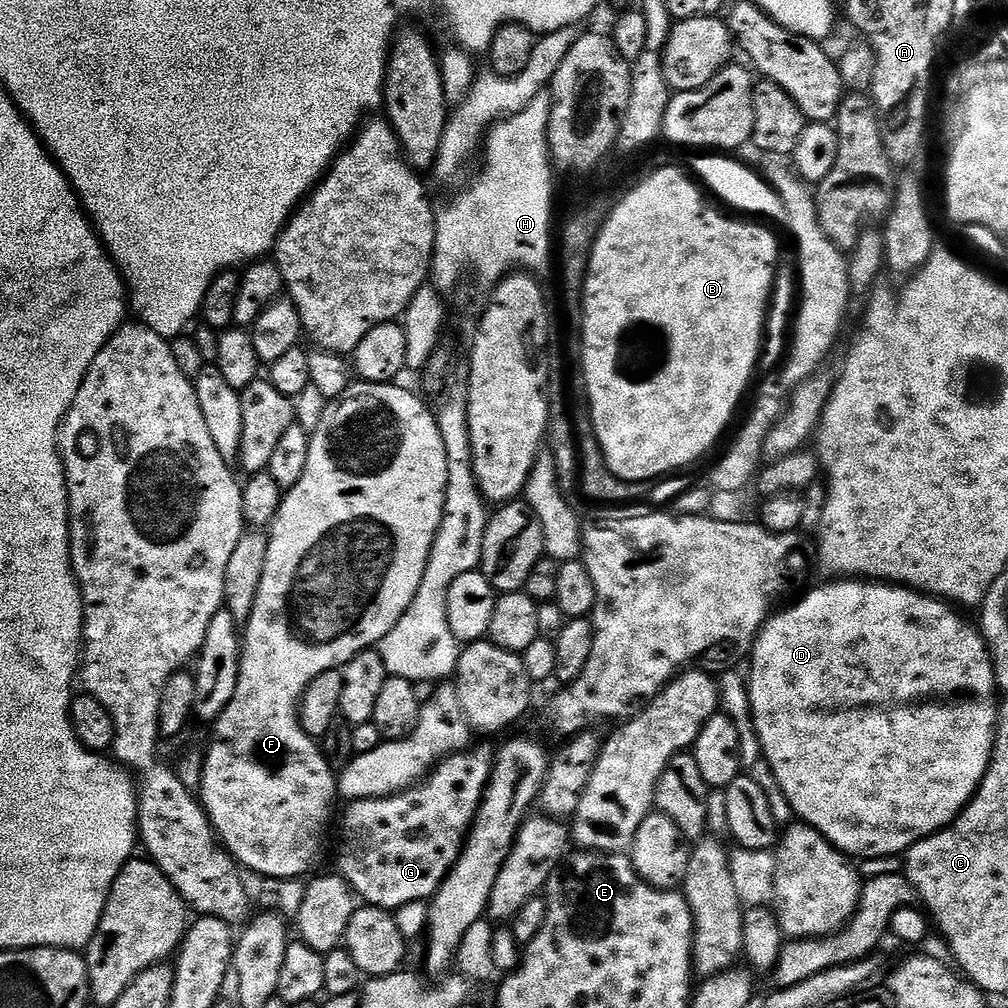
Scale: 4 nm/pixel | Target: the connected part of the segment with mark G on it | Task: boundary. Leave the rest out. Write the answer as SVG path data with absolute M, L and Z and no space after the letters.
M472 746L444 757L419 784L403 792L395 792L393 796L353 800L347 805L338 872L365 905L385 910L404 910L420 902L416 900L431 901L464 849L464 841L468 839L468 831L476 821L476 811L480 809L480 801L484 798L493 767L493 749Z

